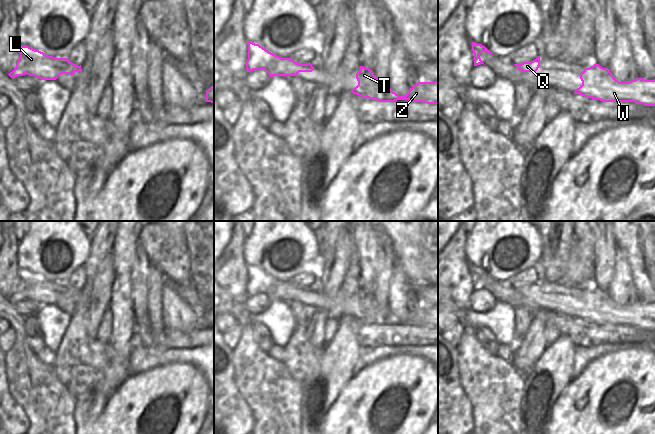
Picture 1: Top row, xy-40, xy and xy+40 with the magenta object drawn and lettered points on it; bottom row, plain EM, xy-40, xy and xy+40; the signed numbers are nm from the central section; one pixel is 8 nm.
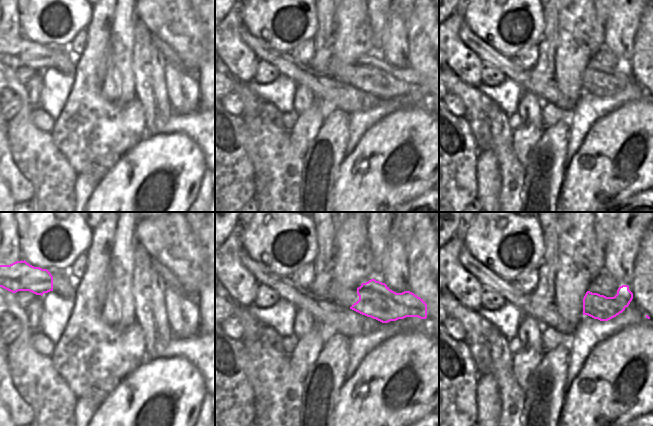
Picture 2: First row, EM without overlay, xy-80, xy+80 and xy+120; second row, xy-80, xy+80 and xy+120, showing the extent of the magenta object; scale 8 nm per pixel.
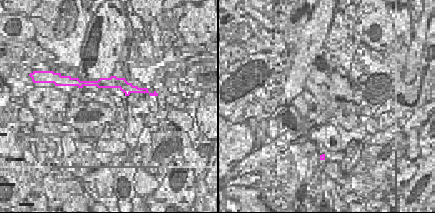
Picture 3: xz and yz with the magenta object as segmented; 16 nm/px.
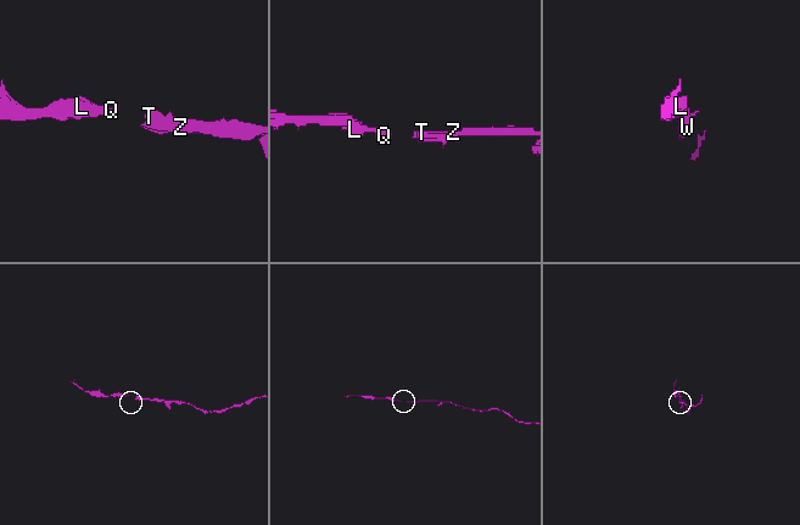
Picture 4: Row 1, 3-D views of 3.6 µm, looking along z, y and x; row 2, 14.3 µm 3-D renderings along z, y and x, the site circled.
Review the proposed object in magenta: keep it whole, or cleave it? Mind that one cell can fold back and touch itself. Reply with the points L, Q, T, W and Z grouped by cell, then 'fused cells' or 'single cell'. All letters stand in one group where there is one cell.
L Q T W Z; single cell

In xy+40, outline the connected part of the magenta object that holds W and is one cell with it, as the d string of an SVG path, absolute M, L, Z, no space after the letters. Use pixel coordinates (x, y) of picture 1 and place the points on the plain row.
M594 288L580 297L582 309L574 315L602 326L635 326L655 330L655 304L637 302L619 306L608 292Z

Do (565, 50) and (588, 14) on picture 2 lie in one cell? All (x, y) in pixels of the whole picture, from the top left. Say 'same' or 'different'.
same

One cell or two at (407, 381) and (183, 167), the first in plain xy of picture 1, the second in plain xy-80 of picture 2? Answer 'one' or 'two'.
one

